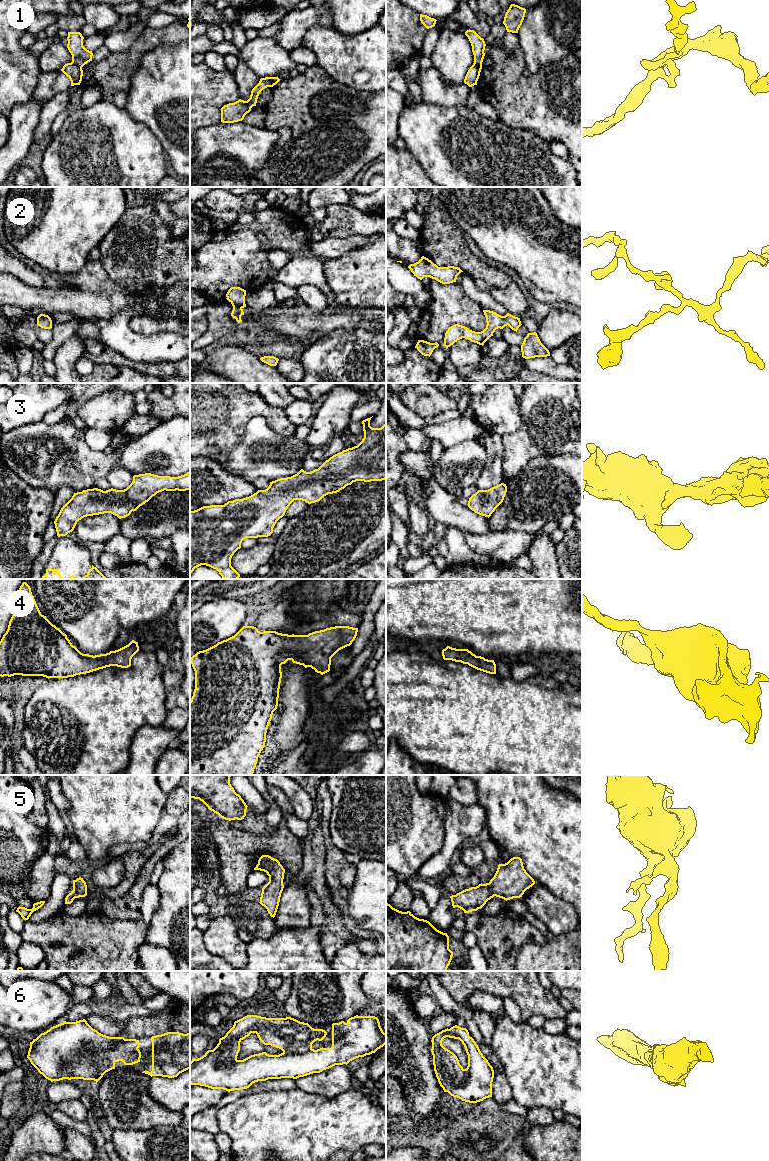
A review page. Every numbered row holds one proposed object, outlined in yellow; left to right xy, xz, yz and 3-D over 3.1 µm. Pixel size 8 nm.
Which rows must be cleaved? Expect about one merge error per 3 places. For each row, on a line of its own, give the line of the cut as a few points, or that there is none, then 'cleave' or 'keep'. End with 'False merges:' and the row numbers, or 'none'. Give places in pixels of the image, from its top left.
1: cut in xy along (71, 62), (81, 67); cleave
2: no cut; keep
3: no cut; keep
4: no cut; keep
5: no cut; keep
6: no cut; keep
False merges: 1

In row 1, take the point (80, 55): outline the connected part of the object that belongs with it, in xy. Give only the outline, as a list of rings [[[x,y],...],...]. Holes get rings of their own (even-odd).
[[[68,32],[67,48],[72,55],[72,63],[79,67],[83,67],[92,61],[93,53],[83,46],[84,37],[80,32]]]

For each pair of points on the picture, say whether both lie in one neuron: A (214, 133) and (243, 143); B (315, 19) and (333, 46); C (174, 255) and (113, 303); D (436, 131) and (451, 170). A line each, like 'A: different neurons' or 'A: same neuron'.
A: same neuron
B: different neurons
C: different neurons
D: same neuron

